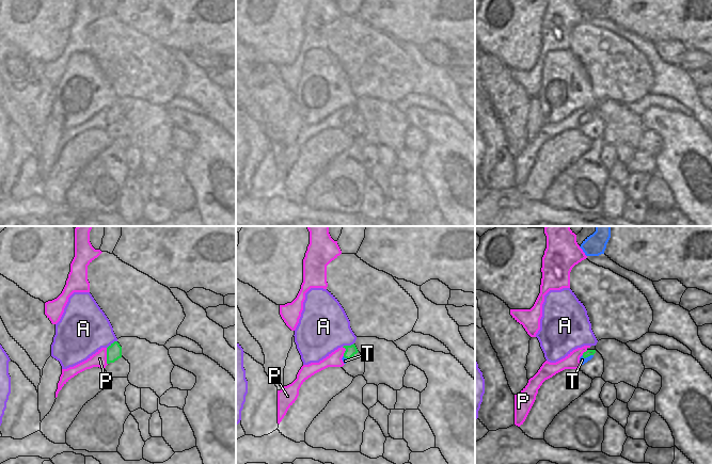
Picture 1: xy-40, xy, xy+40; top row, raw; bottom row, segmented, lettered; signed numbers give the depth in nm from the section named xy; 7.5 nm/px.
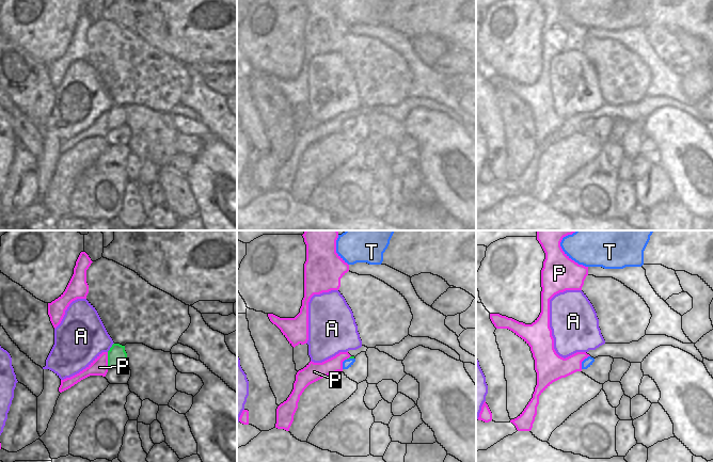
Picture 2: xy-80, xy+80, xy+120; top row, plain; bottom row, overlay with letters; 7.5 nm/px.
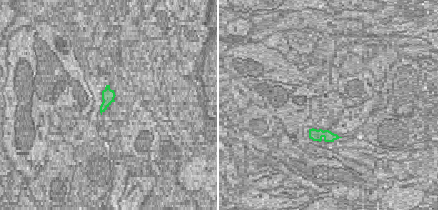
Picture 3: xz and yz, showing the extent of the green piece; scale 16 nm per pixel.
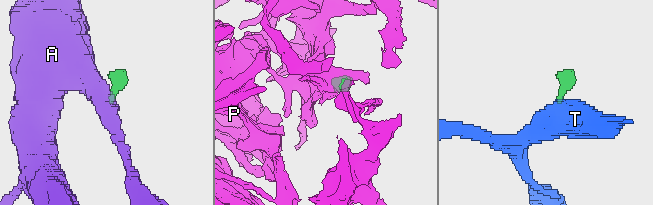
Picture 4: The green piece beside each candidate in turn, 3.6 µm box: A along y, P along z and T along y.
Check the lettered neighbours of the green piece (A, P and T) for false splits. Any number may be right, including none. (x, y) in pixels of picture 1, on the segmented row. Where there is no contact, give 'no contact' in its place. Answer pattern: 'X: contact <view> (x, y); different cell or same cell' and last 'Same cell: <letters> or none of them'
A: contact xy-40 (111, 344); different cell
P: contact xy-40 (107, 356); different cell
T: contact xy+40 (587, 356); same cell
Same cell: T

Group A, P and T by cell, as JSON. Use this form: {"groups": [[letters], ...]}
{"groups": [["A"], ["P"], ["T"]]}

